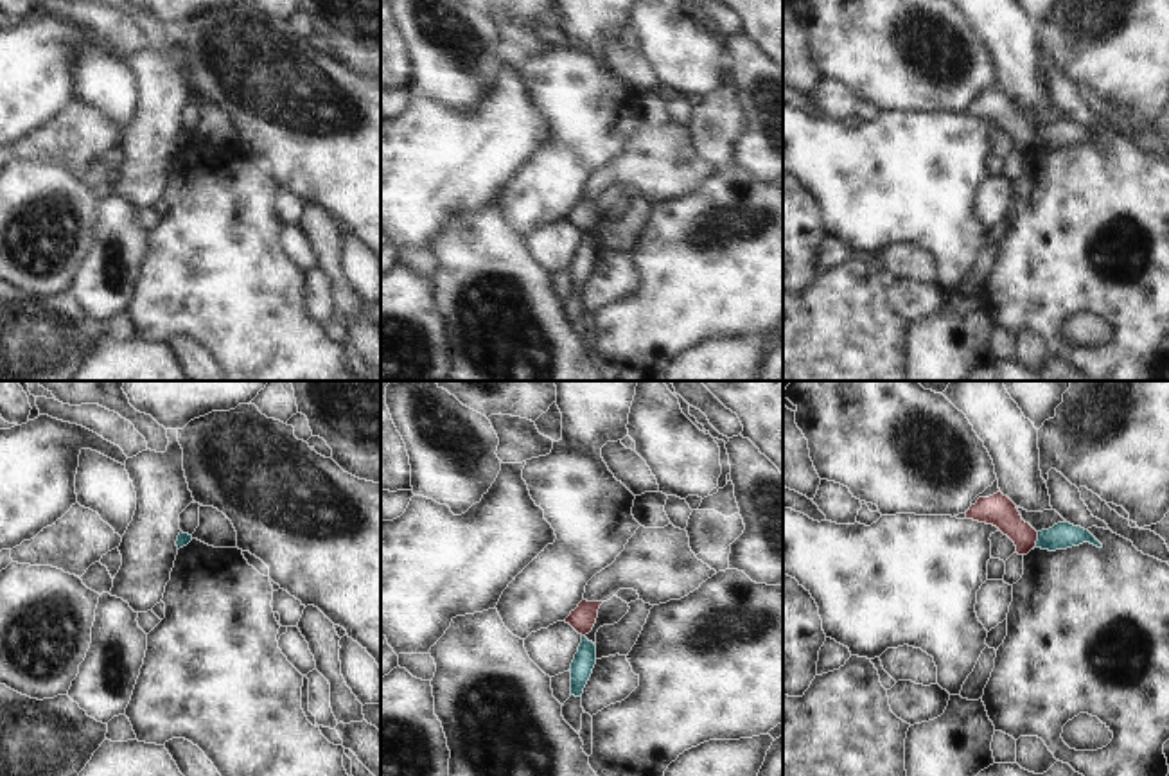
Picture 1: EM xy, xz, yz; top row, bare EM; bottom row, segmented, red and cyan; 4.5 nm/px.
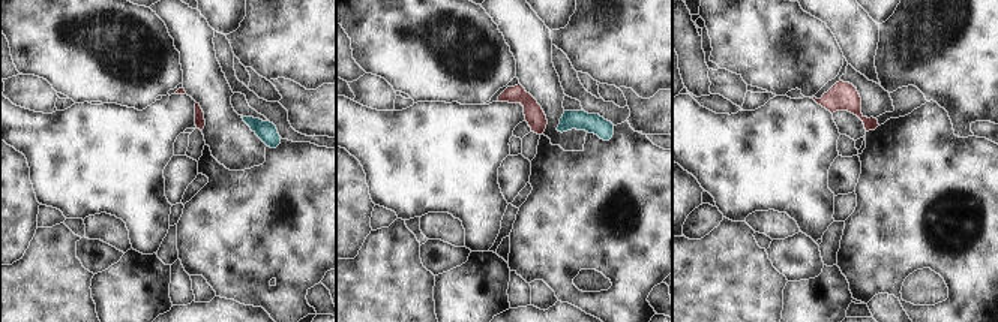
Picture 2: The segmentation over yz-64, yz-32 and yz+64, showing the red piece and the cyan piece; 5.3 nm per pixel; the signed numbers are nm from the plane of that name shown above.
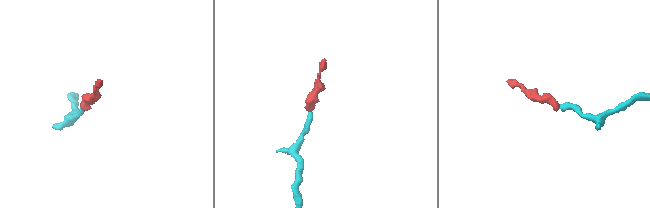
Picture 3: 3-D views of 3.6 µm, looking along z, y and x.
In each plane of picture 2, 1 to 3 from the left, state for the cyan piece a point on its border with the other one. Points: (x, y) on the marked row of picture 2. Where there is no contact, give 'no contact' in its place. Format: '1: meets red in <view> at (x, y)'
1: no contact
2: no contact
3: no contact

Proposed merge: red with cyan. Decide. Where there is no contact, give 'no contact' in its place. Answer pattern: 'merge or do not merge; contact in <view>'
do not merge; contact in yz

